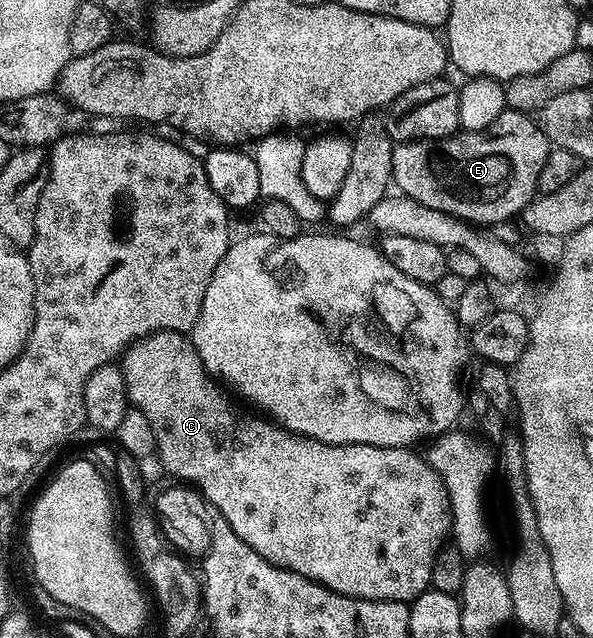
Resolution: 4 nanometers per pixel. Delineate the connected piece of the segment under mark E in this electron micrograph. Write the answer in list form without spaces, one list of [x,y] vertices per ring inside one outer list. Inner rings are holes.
[[[505,110],[497,122],[485,126],[485,130],[460,130],[443,140],[411,140],[407,144],[395,144],[391,179],[402,195],[421,202],[421,206],[448,212],[475,226],[494,226],[502,220],[518,217],[535,199],[541,166],[545,166],[545,158],[549,158],[552,147],[543,129],[528,113]]]

